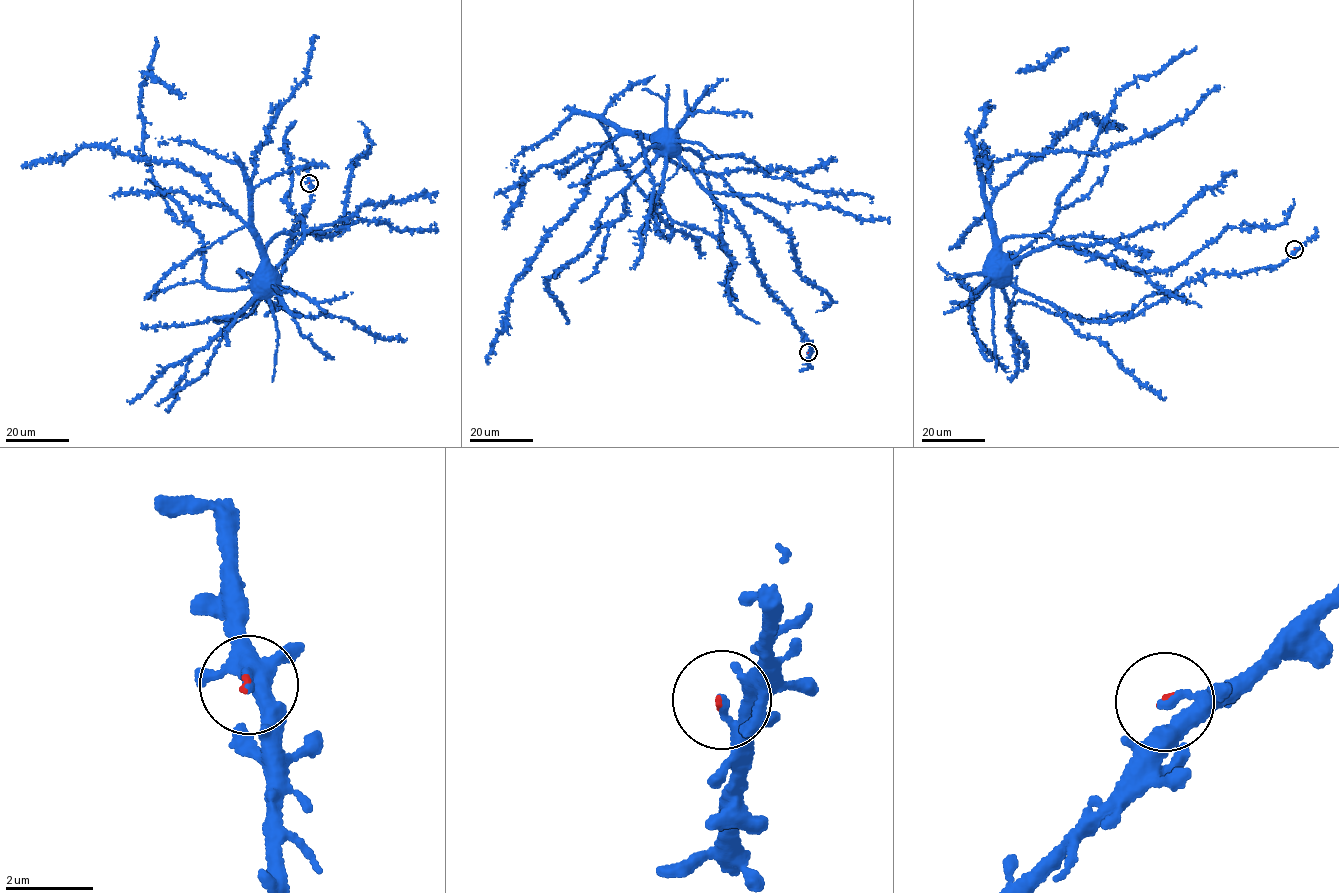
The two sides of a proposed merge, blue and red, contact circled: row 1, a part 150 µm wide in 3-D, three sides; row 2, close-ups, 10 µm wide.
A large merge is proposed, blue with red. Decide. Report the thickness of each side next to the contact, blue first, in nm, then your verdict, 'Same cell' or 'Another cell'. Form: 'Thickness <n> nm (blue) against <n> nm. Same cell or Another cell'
Thickness 200 nm (blue) against 60 nm. Another cell

